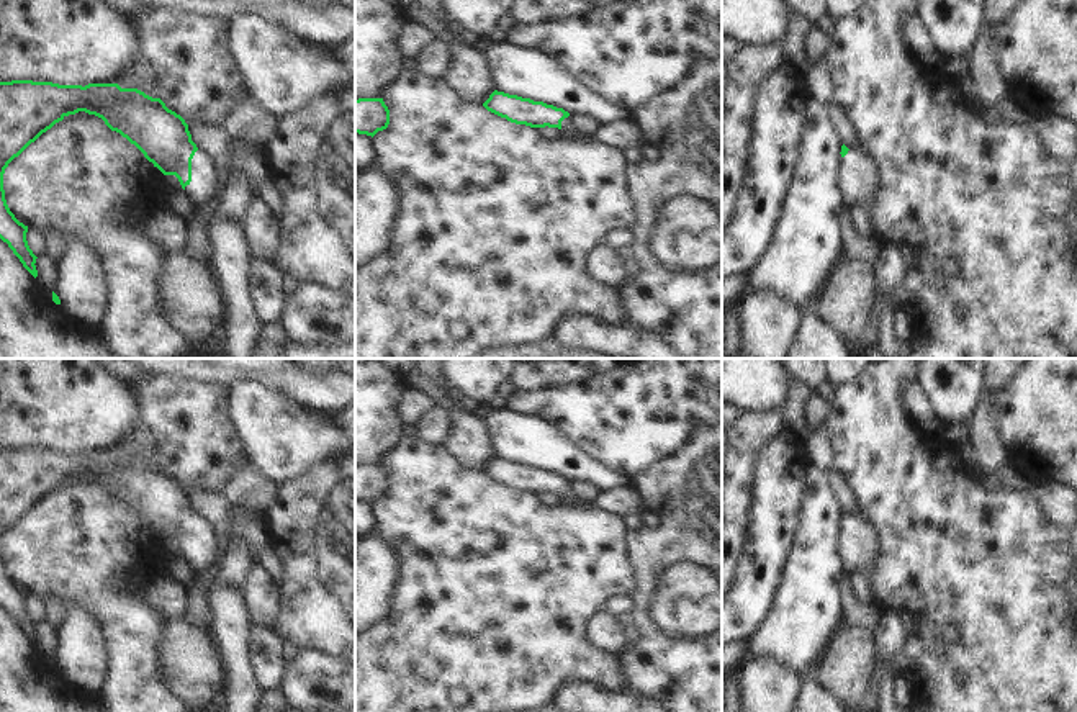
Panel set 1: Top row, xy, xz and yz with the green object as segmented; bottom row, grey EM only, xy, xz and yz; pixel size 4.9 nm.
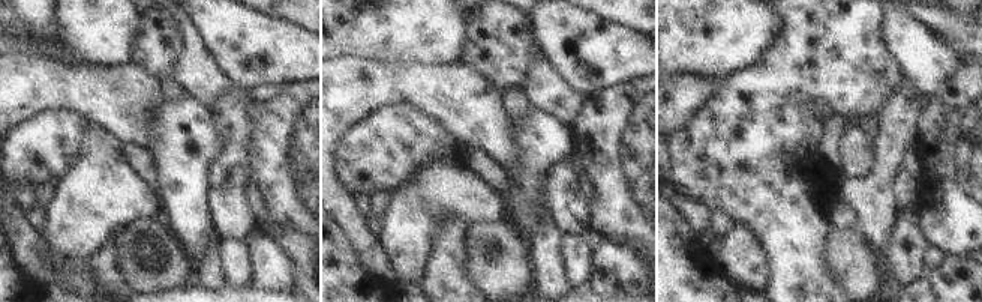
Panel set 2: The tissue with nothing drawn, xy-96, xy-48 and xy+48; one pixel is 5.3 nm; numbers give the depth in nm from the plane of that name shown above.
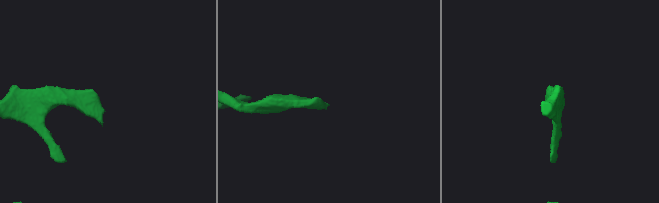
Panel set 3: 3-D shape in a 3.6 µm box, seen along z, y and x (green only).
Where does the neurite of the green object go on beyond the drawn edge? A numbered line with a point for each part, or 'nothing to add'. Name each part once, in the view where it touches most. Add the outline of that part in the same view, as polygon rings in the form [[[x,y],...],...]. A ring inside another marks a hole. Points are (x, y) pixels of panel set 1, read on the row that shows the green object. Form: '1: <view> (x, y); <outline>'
1: xy (205, 185); [[[198,149],[192,159],[192,182],[183,190],[193,206],[219,200],[224,193],[221,175],[211,155]]]

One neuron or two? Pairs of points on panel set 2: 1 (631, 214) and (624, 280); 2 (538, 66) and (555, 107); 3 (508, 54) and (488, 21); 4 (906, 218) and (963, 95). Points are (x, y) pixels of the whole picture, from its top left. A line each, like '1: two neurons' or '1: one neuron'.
1: two neurons
2: one neuron
3: one neuron
4: two neurons

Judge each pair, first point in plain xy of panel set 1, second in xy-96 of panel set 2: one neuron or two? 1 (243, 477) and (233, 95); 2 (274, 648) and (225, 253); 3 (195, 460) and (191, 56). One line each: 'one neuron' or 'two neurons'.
1: two neurons
2: one neuron
3: two neurons

